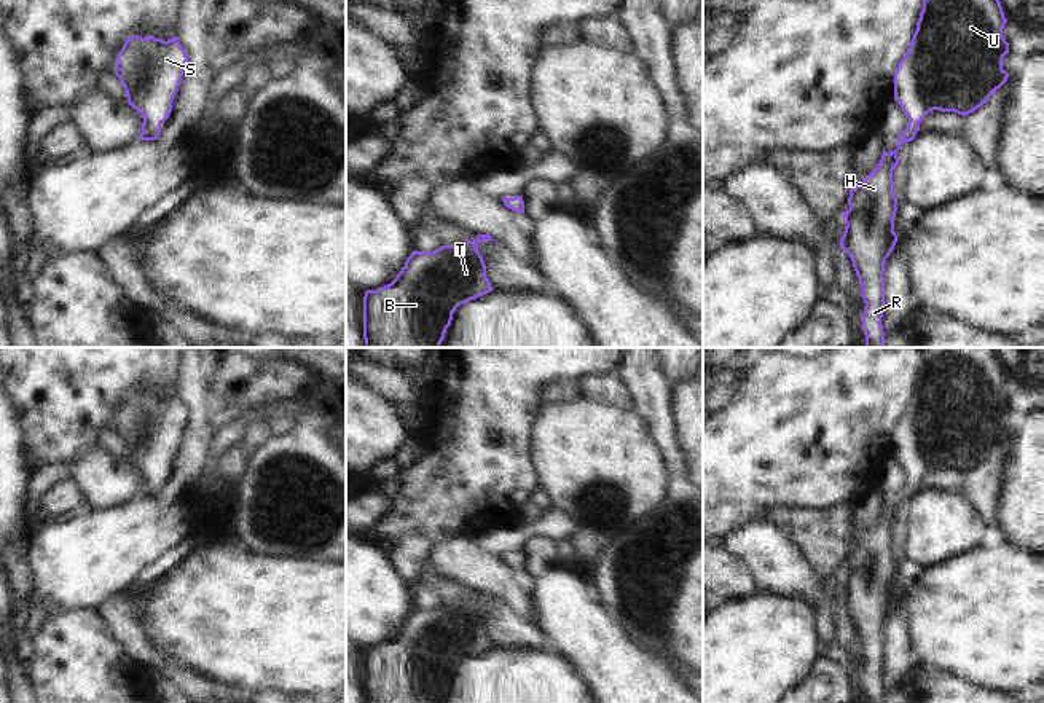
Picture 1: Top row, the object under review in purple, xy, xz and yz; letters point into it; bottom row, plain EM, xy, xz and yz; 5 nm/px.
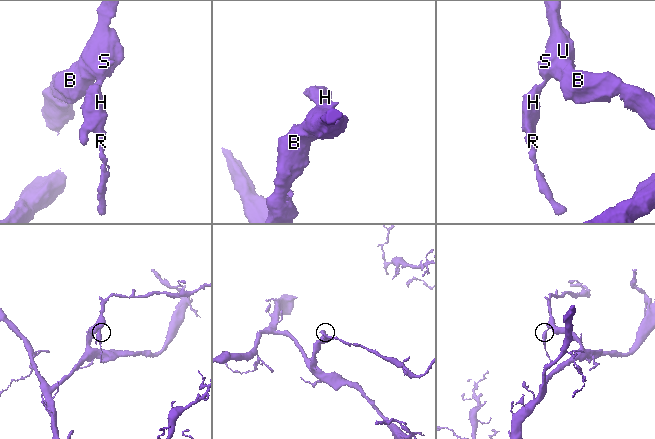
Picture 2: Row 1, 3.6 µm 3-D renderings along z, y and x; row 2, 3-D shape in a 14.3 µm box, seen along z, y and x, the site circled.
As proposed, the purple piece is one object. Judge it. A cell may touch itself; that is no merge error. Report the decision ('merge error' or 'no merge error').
no merge error

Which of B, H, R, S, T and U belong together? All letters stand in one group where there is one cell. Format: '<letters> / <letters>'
B H R S T U

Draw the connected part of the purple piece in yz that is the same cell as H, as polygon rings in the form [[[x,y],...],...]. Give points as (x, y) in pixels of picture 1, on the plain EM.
[[[926,348],[924,357],[923,357],[923,367],[921,367],[921,370],[920,370],[920,376],[918,376],[918,379],[916,379],[916,387],[915,387],[913,395],[912,395],[912,399],[910,399],[910,405],[909,405],[909,408],[904,411],[904,416],[897,421],[896,429],[894,429],[894,458],[901,462],[902,469],[907,472],[907,475],[909,475],[910,478],[909,478],[907,485],[897,493],[897,497],[899,497],[899,499],[897,499],[897,505],[896,505],[894,509],[891,509],[891,510],[888,510],[888,509],[883,507],[883,512],[881,512],[881,516],[880,516],[878,523],[877,523],[859,542],[856,542],[854,545],[850,547],[850,555],[848,555],[848,563],[850,563],[850,566],[848,566],[846,569],[843,569],[846,583],[845,583],[843,593],[842,593],[842,596],[840,596],[840,603],[842,603],[842,606],[850,612],[850,615],[851,615],[851,619],[853,619],[853,625],[854,625],[854,628],[856,628],[856,633],[858,633],[859,641],[861,641],[861,646],[862,646],[862,657],[864,657],[864,660],[865,660],[864,670],[862,670],[862,687],[864,687],[864,692],[865,692],[865,703],[885,703],[885,689],[883,689],[883,682],[881,682],[881,674],[883,674],[883,670],[885,670],[885,634],[883,634],[883,628],[885,628],[885,619],[886,619],[886,615],[889,614],[891,607],[894,606],[894,603],[896,603],[896,599],[897,599],[897,591],[894,590],[894,574],[896,574],[896,569],[897,569],[897,555],[896,555],[894,550],[893,550],[893,545],[894,545],[893,528],[894,528],[896,523],[899,523],[897,507],[899,507],[899,504],[901,504],[904,499],[912,499],[912,497],[915,496],[916,489],[920,488],[920,483],[918,483],[918,481],[924,477],[924,473],[926,473],[929,469],[932,469],[932,467],[955,469],[955,470],[958,470],[958,472],[966,473],[966,472],[975,469],[975,467],[977,467],[979,464],[982,464],[983,461],[987,461],[987,458],[990,456],[990,453],[991,453],[996,446],[999,446],[999,445],[1007,438],[1009,430],[1003,426],[1003,416],[1004,416],[1004,413],[1009,410],[1009,400],[1007,400],[1006,395],[1003,394],[1003,386],[1004,386],[1006,379],[1007,379],[1007,376],[1004,375],[1004,368],[1003,368],[1003,363],[1001,363],[1001,359],[999,359],[999,355],[998,355],[996,348]]]

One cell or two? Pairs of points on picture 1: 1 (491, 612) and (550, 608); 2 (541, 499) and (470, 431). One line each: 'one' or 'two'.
1: two
2: two

